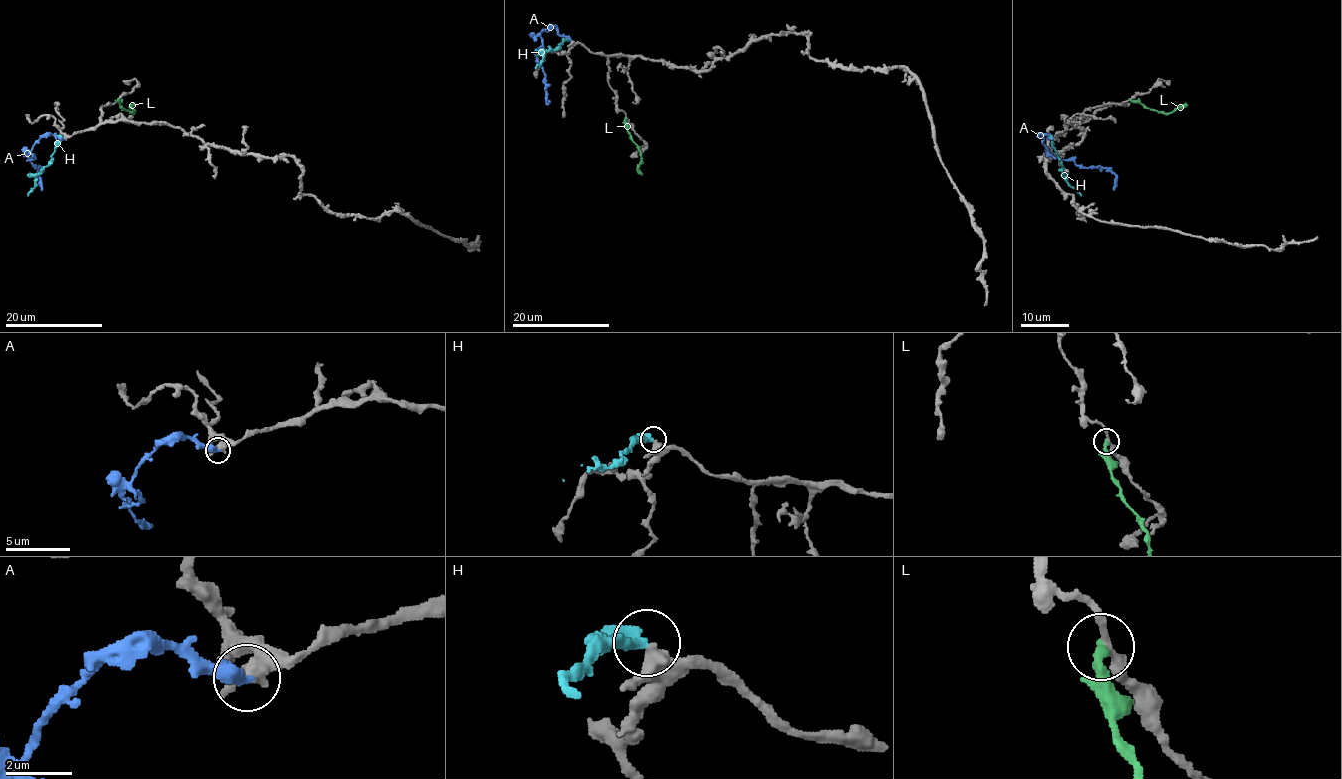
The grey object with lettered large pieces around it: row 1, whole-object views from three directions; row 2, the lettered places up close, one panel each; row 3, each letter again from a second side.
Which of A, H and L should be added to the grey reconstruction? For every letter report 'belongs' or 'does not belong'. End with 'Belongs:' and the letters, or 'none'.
A: belongs
H: does not belong
L: does not belong
Belongs: A

